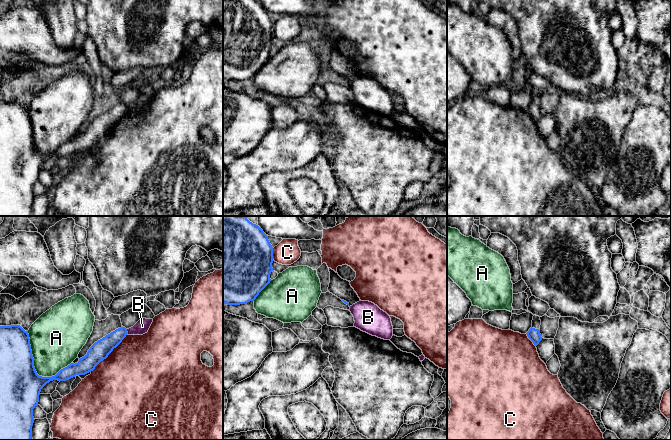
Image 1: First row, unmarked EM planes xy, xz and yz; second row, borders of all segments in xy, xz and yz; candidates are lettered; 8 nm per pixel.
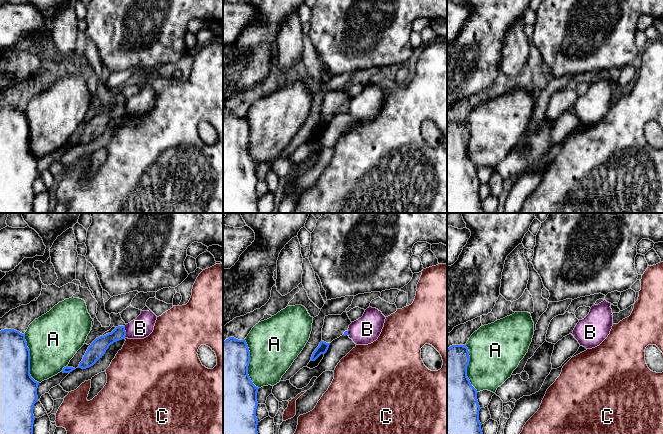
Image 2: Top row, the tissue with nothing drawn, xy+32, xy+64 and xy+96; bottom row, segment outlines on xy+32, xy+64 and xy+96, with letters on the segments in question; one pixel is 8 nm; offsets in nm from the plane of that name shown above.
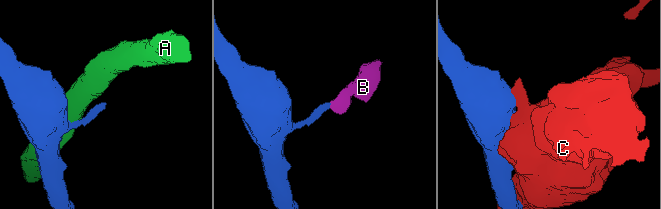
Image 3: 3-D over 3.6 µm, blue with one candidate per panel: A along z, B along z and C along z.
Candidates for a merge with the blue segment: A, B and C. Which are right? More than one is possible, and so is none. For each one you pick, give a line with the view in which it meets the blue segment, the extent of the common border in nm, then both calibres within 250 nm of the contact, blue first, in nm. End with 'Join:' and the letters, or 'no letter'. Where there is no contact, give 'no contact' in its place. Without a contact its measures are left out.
Join: no letter

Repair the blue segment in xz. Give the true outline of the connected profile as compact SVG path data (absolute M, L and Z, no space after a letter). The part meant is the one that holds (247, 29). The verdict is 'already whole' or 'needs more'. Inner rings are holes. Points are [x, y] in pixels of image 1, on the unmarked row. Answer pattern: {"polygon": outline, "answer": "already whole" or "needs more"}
{"polygon": "M223 0L223 80L254 77L270 59L273 23L256 0Z", "answer": "already whole"}

